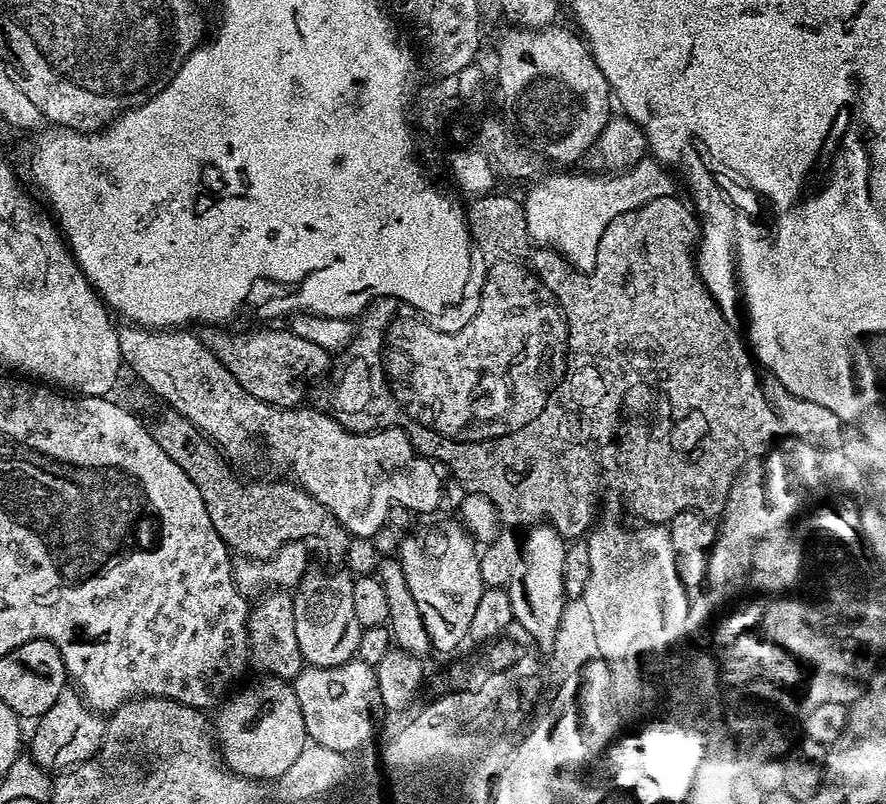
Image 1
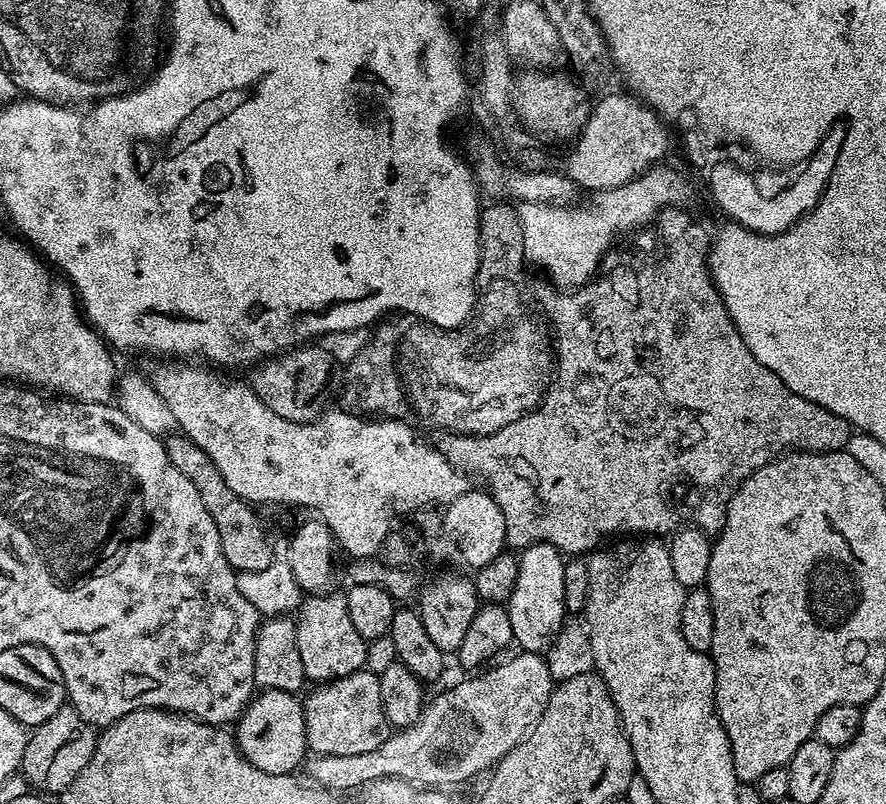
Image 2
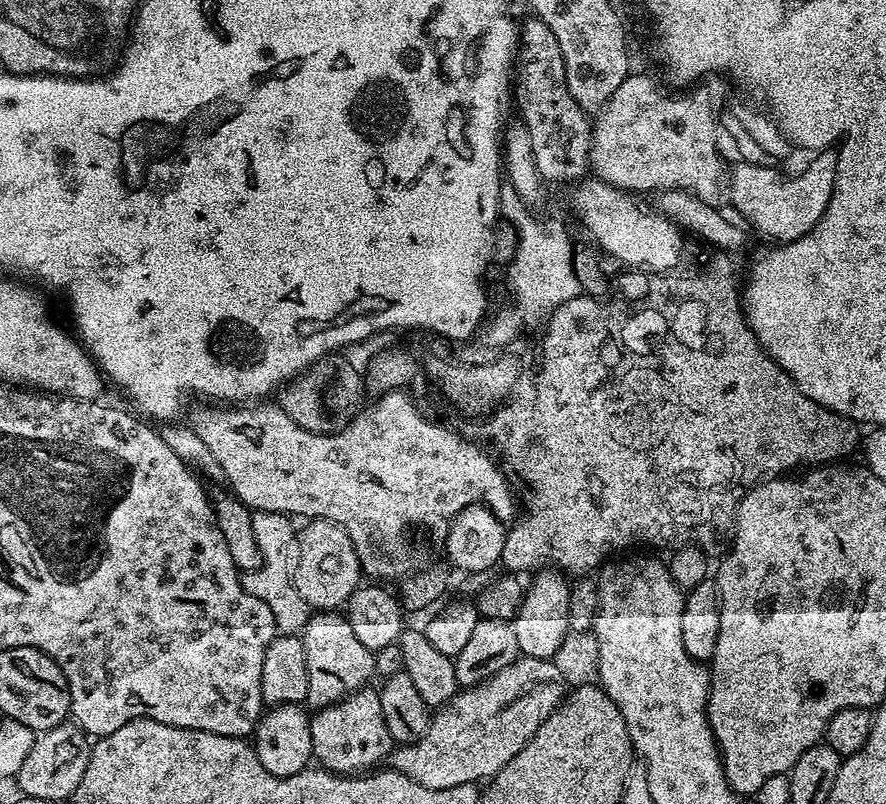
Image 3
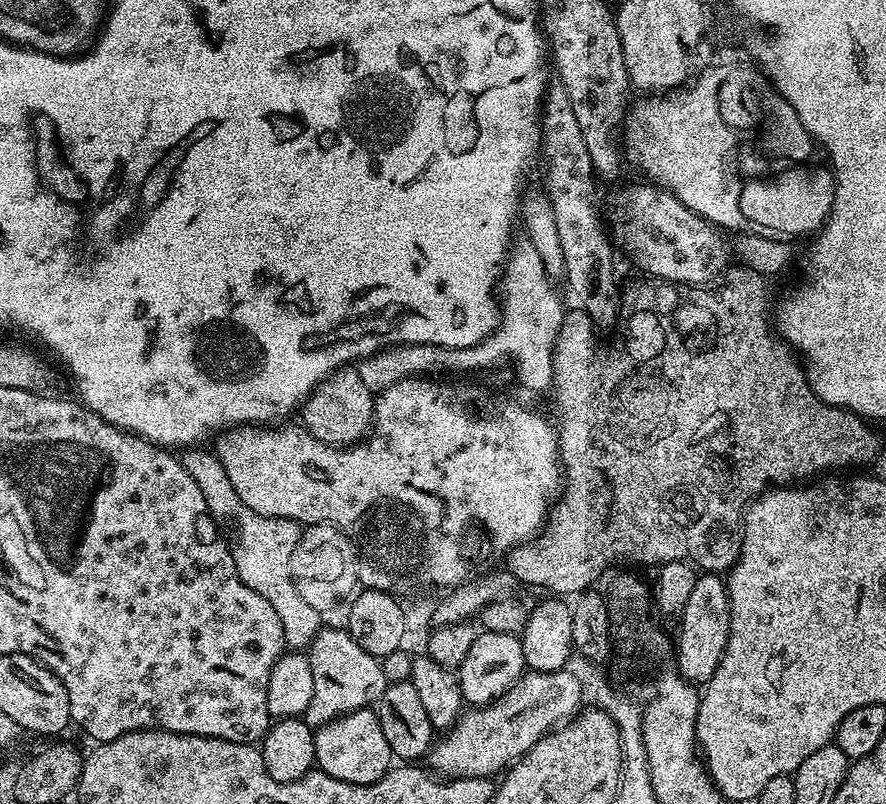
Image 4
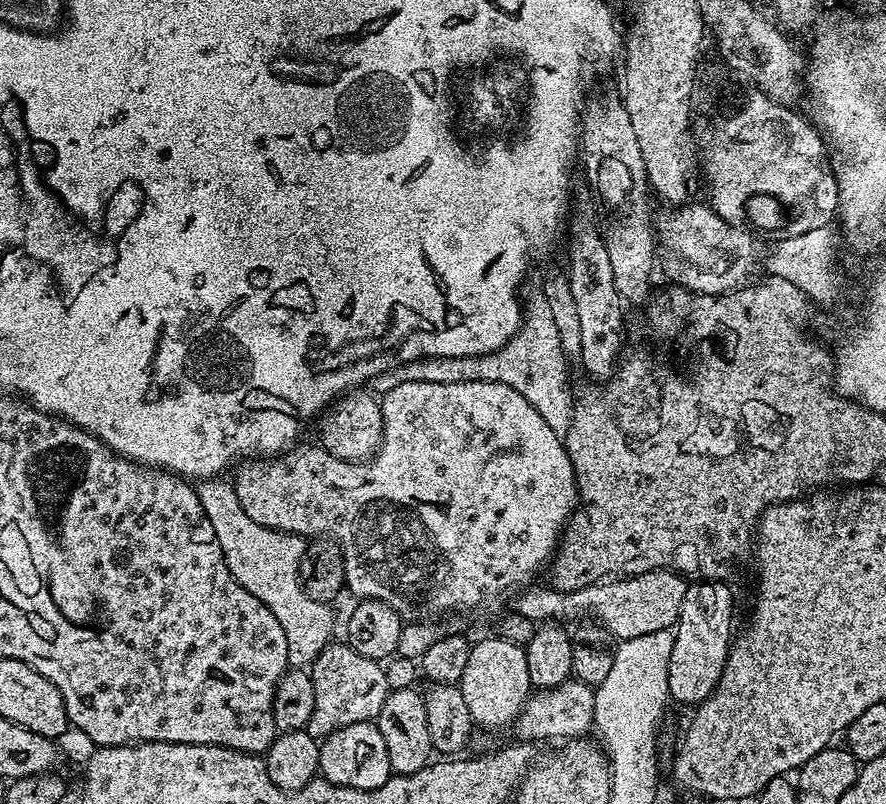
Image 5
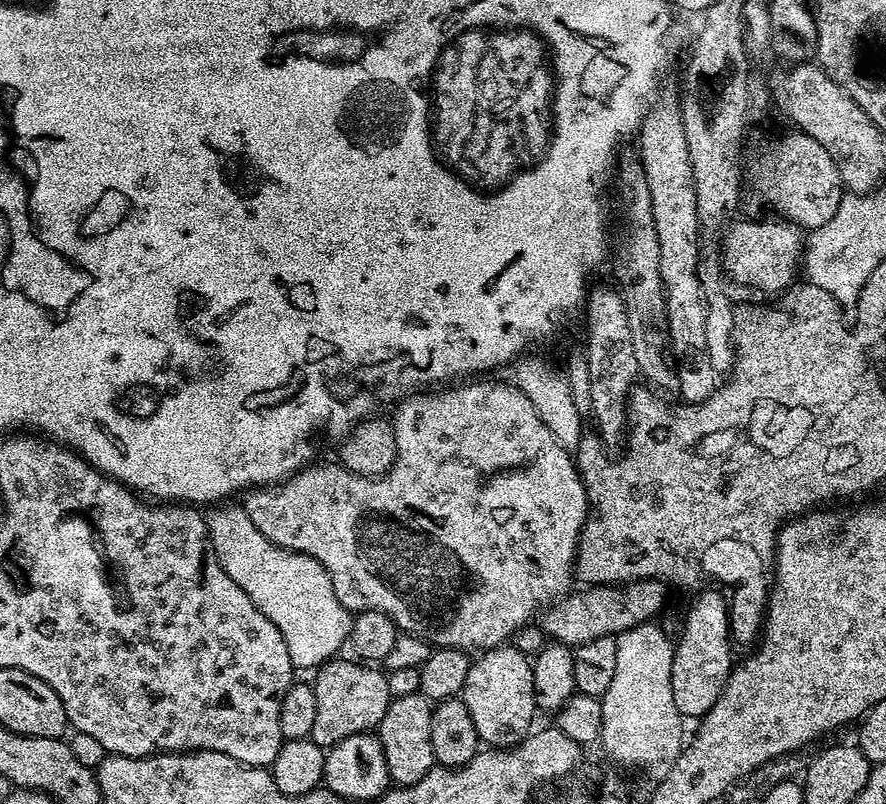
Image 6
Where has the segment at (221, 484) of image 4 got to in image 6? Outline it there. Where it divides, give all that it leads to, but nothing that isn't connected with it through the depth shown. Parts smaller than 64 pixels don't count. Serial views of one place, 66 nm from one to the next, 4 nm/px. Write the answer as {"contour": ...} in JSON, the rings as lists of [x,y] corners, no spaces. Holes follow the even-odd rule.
{"contour":[[[228,506],[213,507],[206,516],[208,537],[212,539],[214,554],[222,570],[226,570],[226,574],[246,590],[250,602],[278,626],[293,669],[319,669],[321,664],[328,663],[339,653],[336,651],[340,647],[343,649],[347,645],[353,613],[338,602],[330,574],[314,557],[270,542],[270,538],[250,522],[243,507],[224,507]]]}

